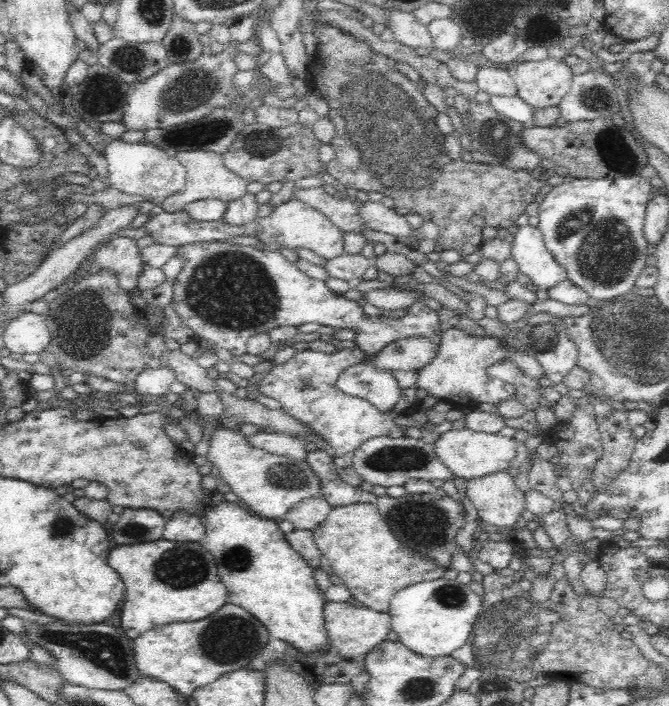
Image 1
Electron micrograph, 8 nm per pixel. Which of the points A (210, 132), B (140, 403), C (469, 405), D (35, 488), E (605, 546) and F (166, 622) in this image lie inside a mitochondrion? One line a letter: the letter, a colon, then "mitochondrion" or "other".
A: mitochondrion
B: other
C: other
D: other
E: other
F: other

